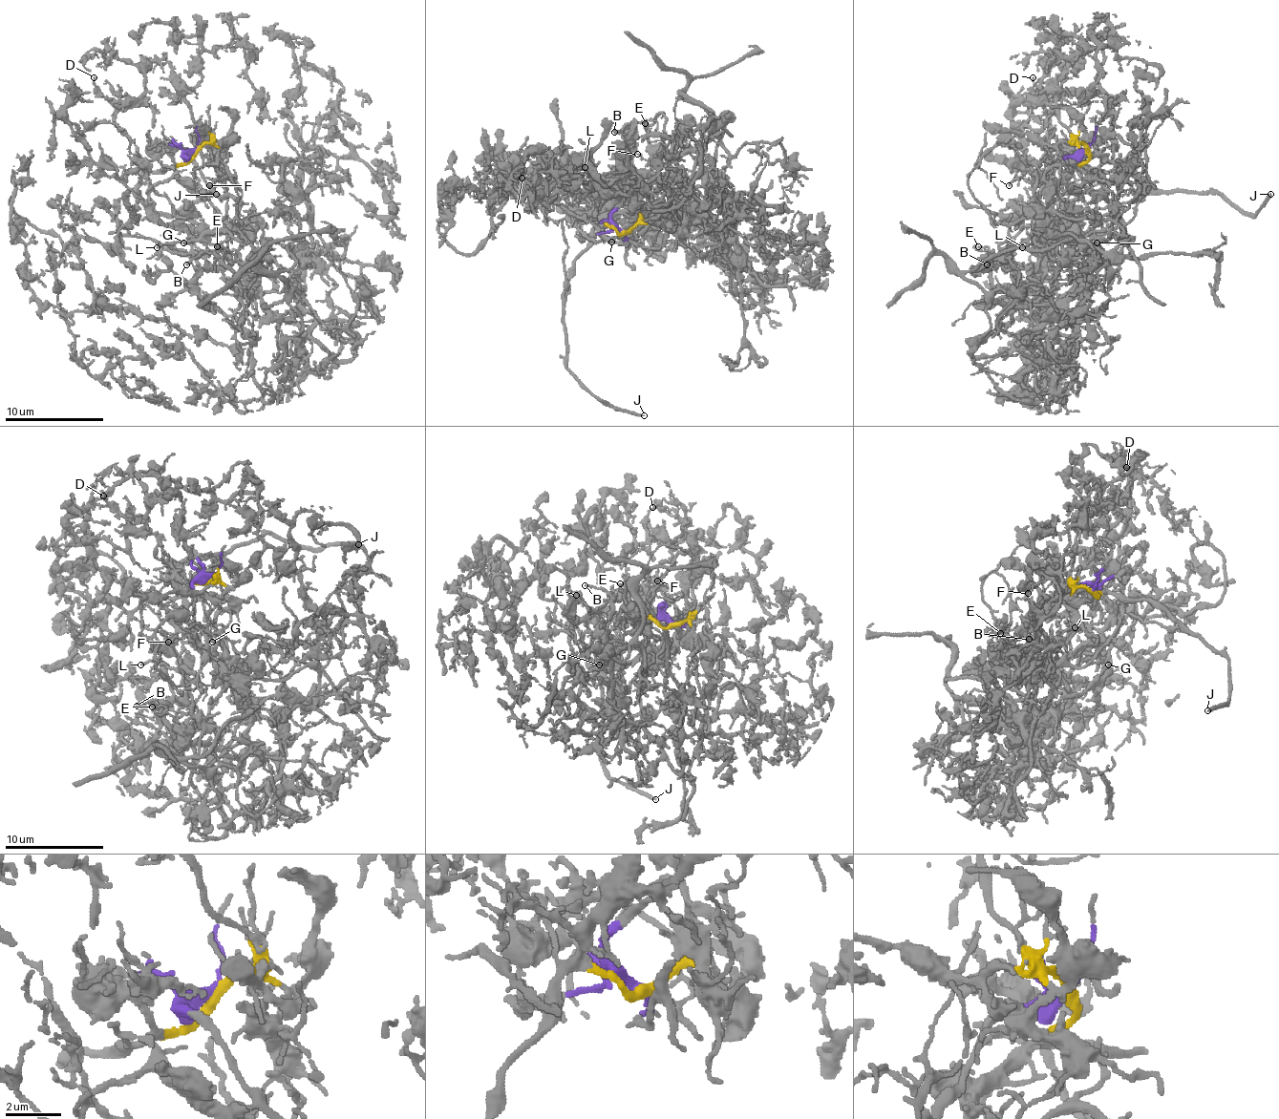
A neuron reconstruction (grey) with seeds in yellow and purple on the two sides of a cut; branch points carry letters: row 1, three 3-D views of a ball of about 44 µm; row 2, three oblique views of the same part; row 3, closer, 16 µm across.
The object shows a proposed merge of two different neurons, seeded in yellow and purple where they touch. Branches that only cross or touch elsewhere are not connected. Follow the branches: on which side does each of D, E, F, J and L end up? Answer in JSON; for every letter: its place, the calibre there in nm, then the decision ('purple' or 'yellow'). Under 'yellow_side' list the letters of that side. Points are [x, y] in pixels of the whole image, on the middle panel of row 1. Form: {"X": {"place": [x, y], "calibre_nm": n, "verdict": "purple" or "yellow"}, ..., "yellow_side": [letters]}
{"D": {"place": [522, 178], "calibre_nm": 130, "verdict": "yellow"}, "E": {"place": [645, 123], "calibre_nm": 130, "verdict": "purple"}, "F": {"place": [637, 154], "calibre_nm": 110, "verdict": "purple"}, "J": {"place": [644, 415], "calibre_nm": 240, "verdict": "yellow"}, "L": {"place": [585, 167], "calibre_nm": 160, "verdict": "purple"}, "yellow_side": ["D", "J"]}

